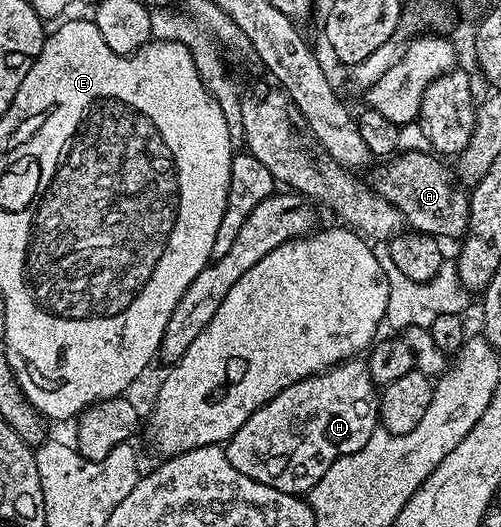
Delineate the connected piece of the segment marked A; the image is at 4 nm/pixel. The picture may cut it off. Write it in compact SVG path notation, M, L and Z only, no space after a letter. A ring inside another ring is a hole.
M429 150L398 153L384 163L385 170L374 176L371 186L376 194L399 208L406 223L416 233L429 234L438 240L461 240L469 233L469 194L459 185L450 167L448 170L440 161L444 162Z

